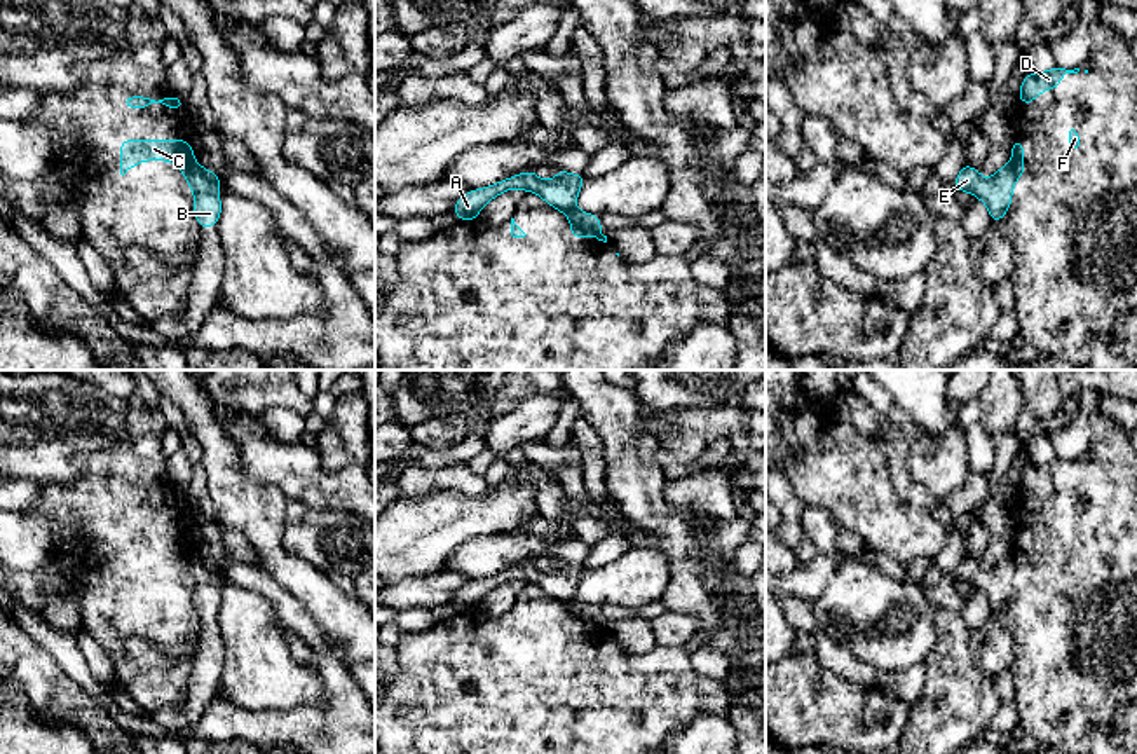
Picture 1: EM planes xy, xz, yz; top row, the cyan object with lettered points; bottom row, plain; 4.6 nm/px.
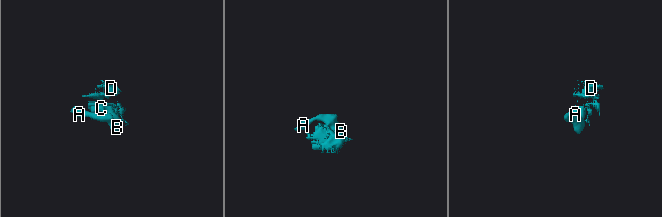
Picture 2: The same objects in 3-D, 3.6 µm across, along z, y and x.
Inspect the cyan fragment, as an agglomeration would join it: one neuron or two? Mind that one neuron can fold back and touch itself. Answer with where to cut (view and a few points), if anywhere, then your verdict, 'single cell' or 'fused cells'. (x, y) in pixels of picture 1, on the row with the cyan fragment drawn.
xz (572, 222), (599, 233) | fused cells

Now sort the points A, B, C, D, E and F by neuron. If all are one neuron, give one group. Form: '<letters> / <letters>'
A B E / C D F

